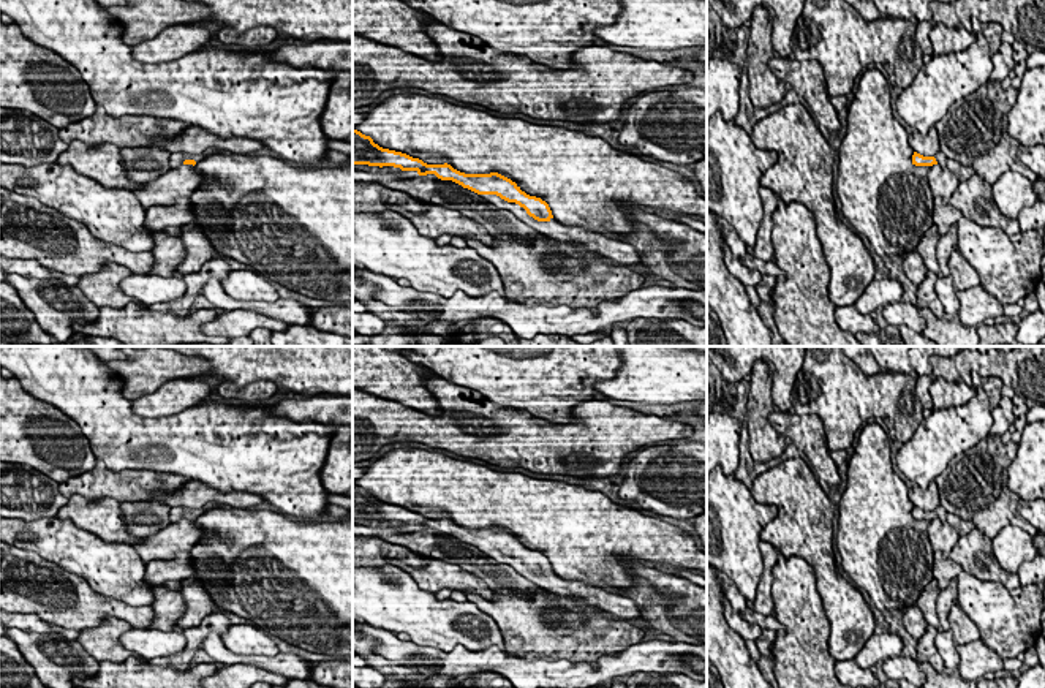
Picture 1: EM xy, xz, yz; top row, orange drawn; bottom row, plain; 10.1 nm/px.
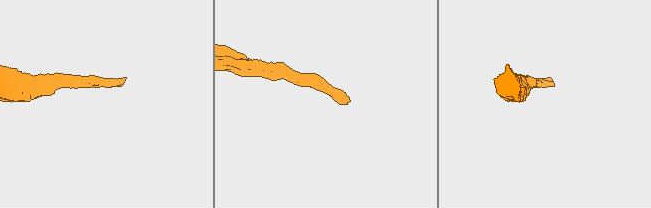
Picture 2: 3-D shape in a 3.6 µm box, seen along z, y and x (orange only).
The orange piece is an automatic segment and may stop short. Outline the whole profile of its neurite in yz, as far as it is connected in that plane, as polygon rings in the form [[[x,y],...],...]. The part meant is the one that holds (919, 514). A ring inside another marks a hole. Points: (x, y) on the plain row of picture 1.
[[[941,505],[934,511],[923,511],[917,506],[914,506],[914,509],[912,509],[912,519],[915,519],[915,520],[939,519],[942,524],[947,524],[945,514],[947,514],[947,511]]]

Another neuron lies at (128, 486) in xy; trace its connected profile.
[[[101,463],[95,468],[58,482],[63,497],[82,495],[89,501],[100,498],[115,498],[122,503],[139,503],[153,493],[174,493],[190,478],[153,470],[122,470],[112,471]]]

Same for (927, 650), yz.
[[[928,625],[923,636],[917,641],[917,661],[919,663],[930,663],[939,674],[944,674],[944,663],[936,648],[934,639],[937,636],[937,628]]]

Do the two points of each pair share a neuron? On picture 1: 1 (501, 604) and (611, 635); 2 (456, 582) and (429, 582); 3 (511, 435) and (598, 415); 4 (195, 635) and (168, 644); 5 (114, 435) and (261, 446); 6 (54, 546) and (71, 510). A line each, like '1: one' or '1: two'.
1: one
2: one
3: one
4: two
5: one
6: two

